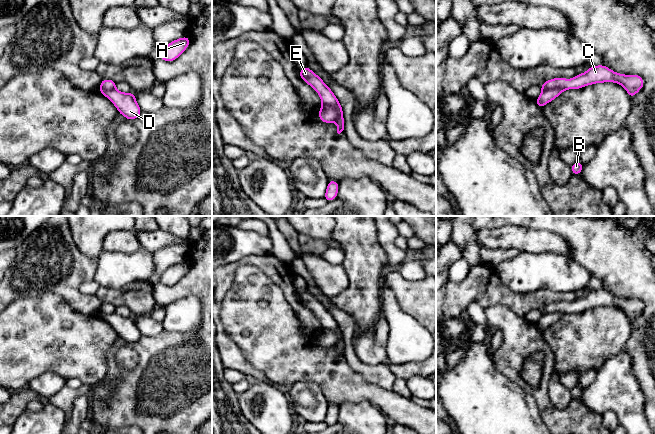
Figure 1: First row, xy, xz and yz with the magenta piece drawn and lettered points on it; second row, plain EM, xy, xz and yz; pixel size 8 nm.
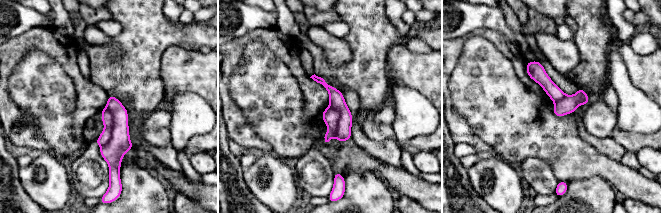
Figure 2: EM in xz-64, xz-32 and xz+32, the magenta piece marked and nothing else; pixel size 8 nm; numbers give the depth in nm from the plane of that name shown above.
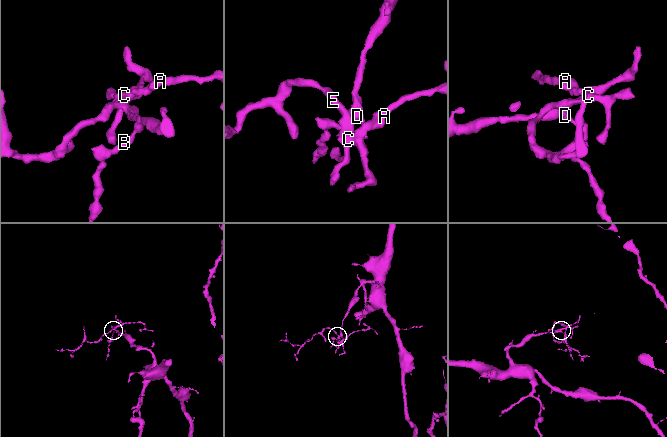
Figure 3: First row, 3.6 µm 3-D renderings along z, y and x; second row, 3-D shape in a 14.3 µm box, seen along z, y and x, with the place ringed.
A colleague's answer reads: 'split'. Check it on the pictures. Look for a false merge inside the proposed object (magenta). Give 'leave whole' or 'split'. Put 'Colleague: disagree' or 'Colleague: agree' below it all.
split
Colleague: agree

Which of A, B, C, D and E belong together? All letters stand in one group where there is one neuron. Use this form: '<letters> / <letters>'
A C E / B D

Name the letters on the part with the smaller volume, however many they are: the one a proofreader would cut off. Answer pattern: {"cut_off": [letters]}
{"cut_off": ["A", "C", "E"]}

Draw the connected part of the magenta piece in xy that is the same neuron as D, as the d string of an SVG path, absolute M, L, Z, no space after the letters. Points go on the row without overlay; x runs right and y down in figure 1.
M117 313L99 316L107 321L117 332L119 338L123 339L129 345L132 345L142 338L142 335L136 325L135 317L123 317Z

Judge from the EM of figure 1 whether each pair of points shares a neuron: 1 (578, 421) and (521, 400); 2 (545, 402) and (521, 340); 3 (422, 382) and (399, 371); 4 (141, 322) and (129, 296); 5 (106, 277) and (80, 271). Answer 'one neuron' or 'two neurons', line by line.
1: two neurons
2: one neuron
3: two neurons
4: two neurons
5: two neurons

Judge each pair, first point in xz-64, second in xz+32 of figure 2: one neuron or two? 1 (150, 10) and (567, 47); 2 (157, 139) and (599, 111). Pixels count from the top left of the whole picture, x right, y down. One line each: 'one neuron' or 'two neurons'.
1: two neurons
2: one neuron

